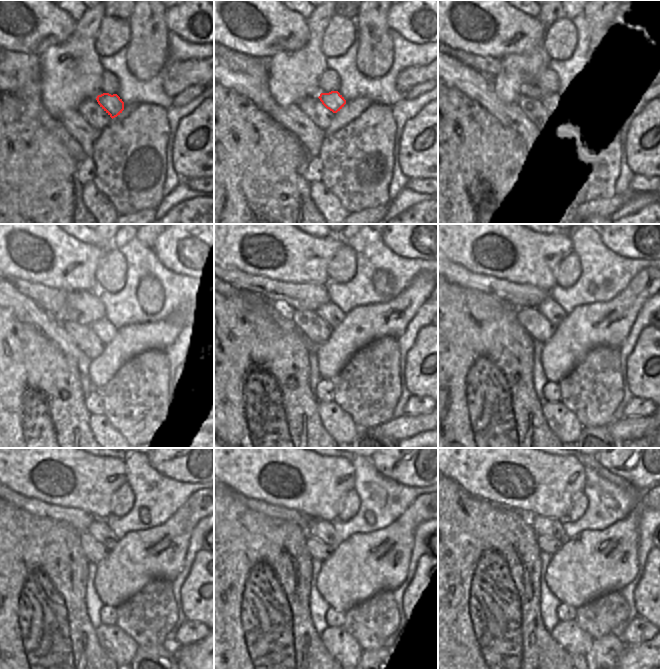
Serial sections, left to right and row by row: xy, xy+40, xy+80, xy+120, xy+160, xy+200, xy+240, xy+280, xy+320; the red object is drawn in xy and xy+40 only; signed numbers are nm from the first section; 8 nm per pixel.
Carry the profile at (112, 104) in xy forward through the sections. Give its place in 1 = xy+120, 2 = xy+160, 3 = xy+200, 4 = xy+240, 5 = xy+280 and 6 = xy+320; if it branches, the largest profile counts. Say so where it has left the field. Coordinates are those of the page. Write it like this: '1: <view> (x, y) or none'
1: xy+120 (103, 328)
2: xy+160 (332, 314)
3: xy+200 (549, 308)
4: xy+240 (99, 529)
5: xy+280 (320, 528)
6: xy+320 (545, 526)

